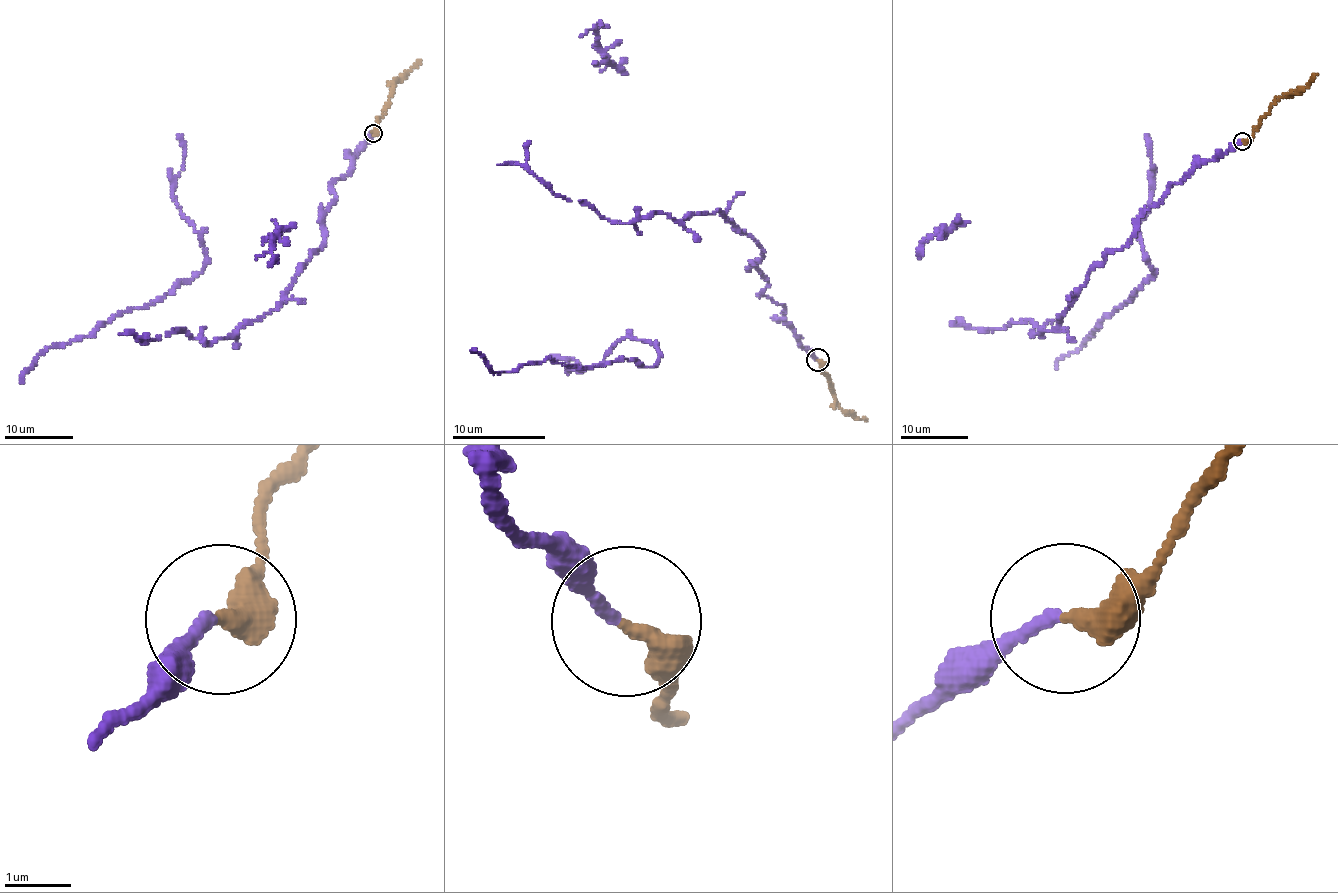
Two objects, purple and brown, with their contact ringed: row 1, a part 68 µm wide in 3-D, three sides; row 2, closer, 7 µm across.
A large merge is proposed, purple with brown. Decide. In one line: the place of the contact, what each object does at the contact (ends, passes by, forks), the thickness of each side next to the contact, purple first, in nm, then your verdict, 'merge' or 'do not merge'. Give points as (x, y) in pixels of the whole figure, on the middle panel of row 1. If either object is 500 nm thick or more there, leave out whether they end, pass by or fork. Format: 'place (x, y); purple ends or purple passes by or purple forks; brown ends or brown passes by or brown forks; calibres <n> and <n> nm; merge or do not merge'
place (817, 359); purple ends; brown ends; calibres 160 and 360 nm; do not merge

